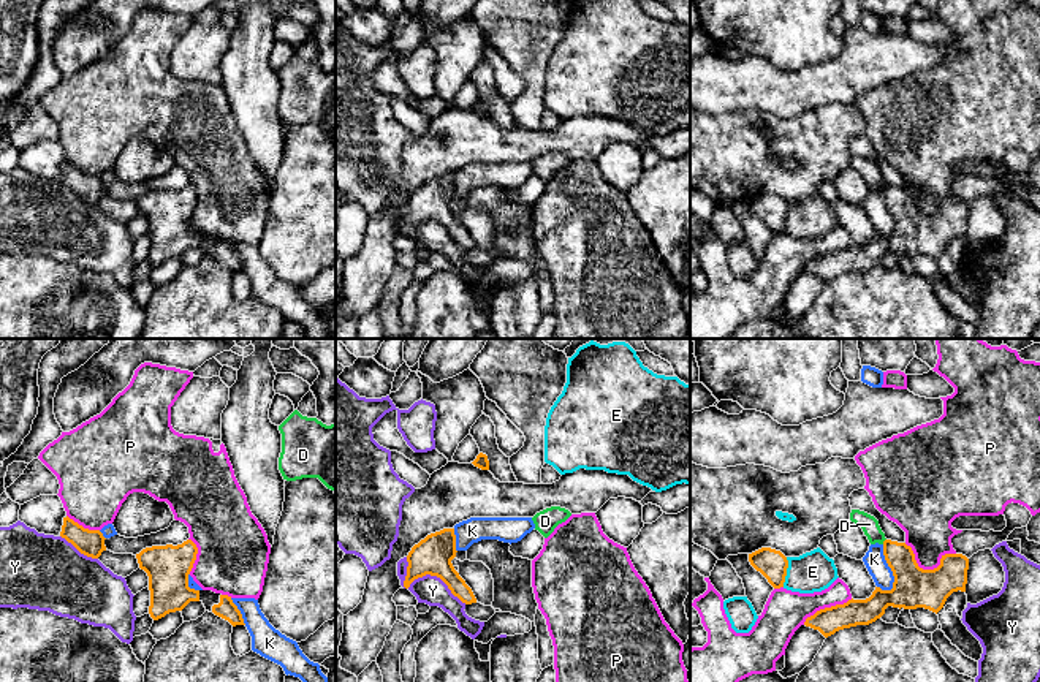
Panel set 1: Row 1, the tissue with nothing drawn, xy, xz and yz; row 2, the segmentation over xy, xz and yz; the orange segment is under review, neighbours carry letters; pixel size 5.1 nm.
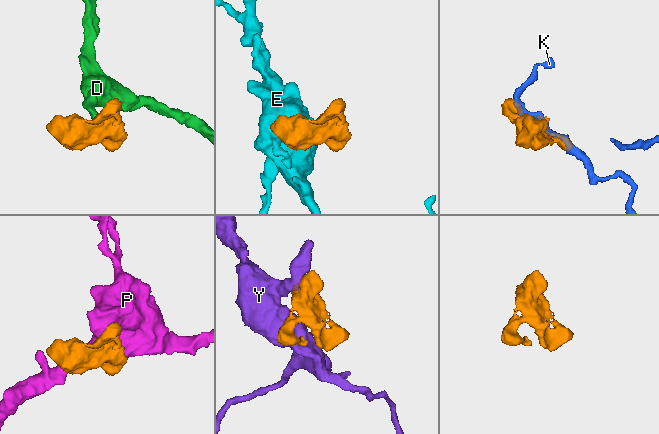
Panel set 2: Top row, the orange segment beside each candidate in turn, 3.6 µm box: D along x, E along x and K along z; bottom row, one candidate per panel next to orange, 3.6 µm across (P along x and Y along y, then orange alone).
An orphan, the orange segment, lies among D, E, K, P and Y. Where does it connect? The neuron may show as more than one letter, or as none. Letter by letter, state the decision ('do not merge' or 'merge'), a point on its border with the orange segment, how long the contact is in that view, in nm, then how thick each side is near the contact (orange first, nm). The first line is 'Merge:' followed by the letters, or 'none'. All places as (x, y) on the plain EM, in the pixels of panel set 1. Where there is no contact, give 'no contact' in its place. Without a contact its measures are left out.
Merge: D
D: merge | yz (884, 187) | 40 nm | 180/90 nm
E: do not merge | yz (785, 217) | 150 nm | 150/200 nm
K: do not merge | yz (890, 212) | 240 nm | 220/110 nm
P: do not merge | yz (926, 215) | 280 nm | 220/260 nm
Y: do not merge | xz (421, 222) | 400 nm | 190/150 nm

